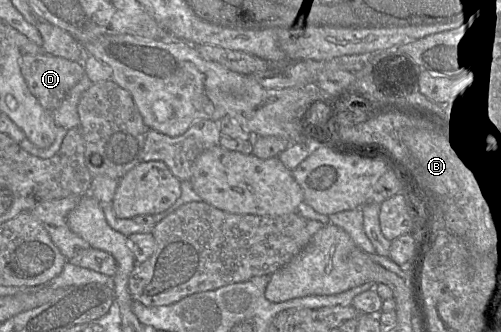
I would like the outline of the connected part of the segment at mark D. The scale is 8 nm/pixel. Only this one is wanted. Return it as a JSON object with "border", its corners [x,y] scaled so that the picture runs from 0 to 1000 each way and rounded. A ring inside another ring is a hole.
{"border":[[[90,160],[44,163],[40,202],[60,277],[98,334],[116,325],[144,265],[170,229],[162,184]]]}

